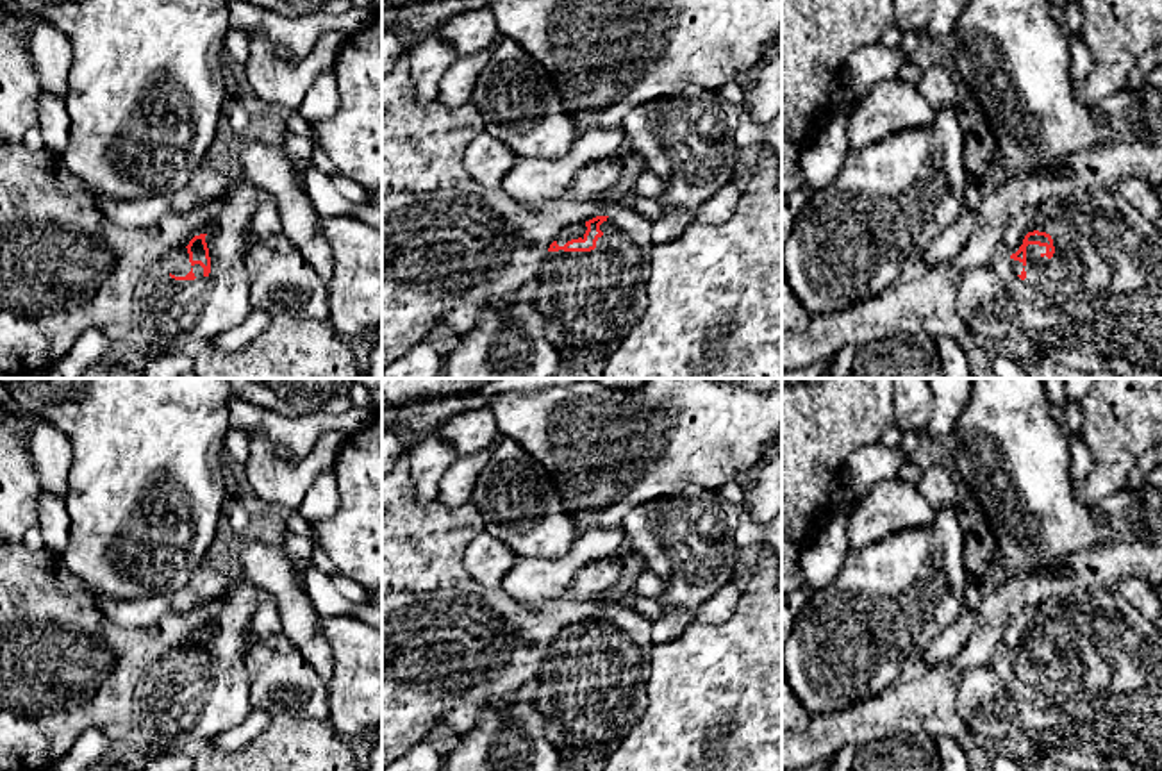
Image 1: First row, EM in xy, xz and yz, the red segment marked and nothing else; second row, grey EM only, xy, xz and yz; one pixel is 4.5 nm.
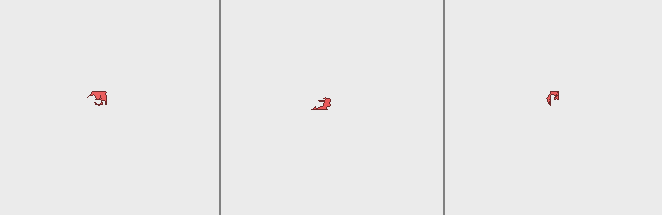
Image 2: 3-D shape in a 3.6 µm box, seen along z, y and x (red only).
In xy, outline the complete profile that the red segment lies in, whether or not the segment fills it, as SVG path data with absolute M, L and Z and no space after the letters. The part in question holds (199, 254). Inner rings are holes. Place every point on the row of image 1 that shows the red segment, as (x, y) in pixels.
M207 234L195 236L186 248L171 248L161 257L161 264L175 280L209 277L211 257L205 243Z

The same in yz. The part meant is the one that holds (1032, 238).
M1114 189L1078 191L1033 209L1023 245L1008 259L994 261L959 277L959 314L969 332L987 346L1016 341L1028 350L1046 344L1125 359L1162 371L1162 230Z

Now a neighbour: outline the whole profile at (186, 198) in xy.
M198 166L189 182L173 196L171 209L178 214L207 205L225 195L230 182L225 175L207 166Z

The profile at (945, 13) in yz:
M934 0L925 34L935 43L950 41L967 0Z

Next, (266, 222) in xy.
M264 196L253 214L253 230L248 237L248 250L259 245L262 237L277 234L284 234L278 207L270 196Z

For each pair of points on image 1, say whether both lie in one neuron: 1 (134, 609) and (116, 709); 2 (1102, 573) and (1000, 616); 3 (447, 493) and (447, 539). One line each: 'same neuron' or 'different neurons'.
1: different neurons
2: same neuron
3: different neurons

